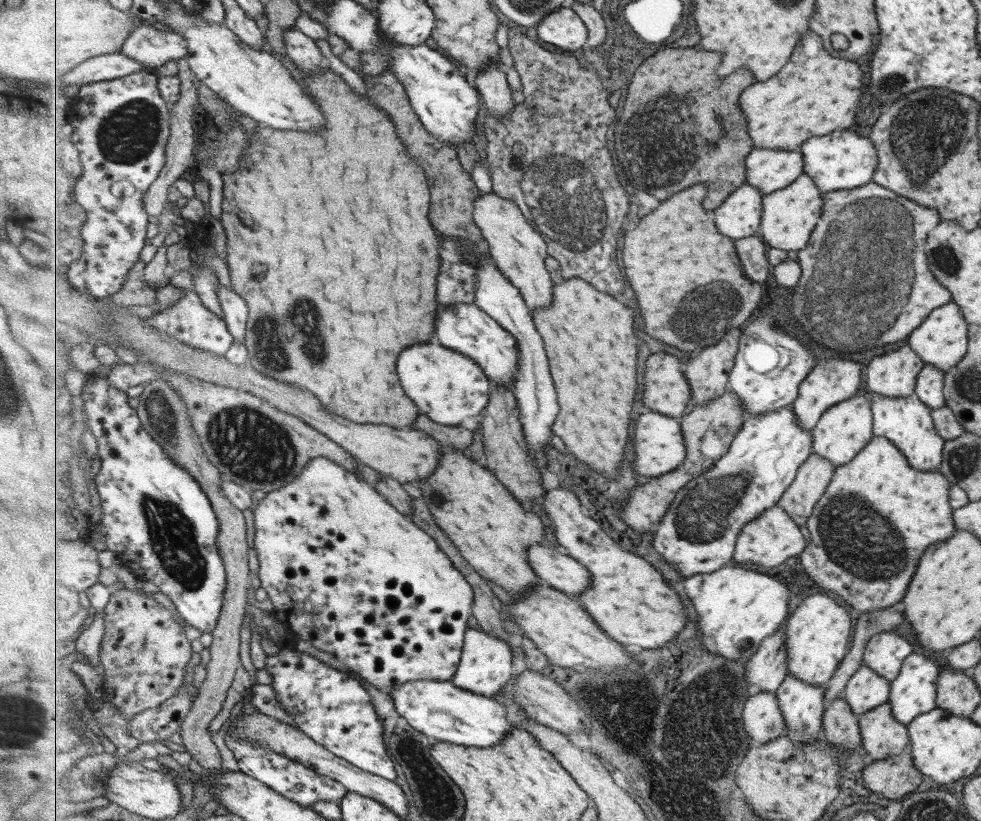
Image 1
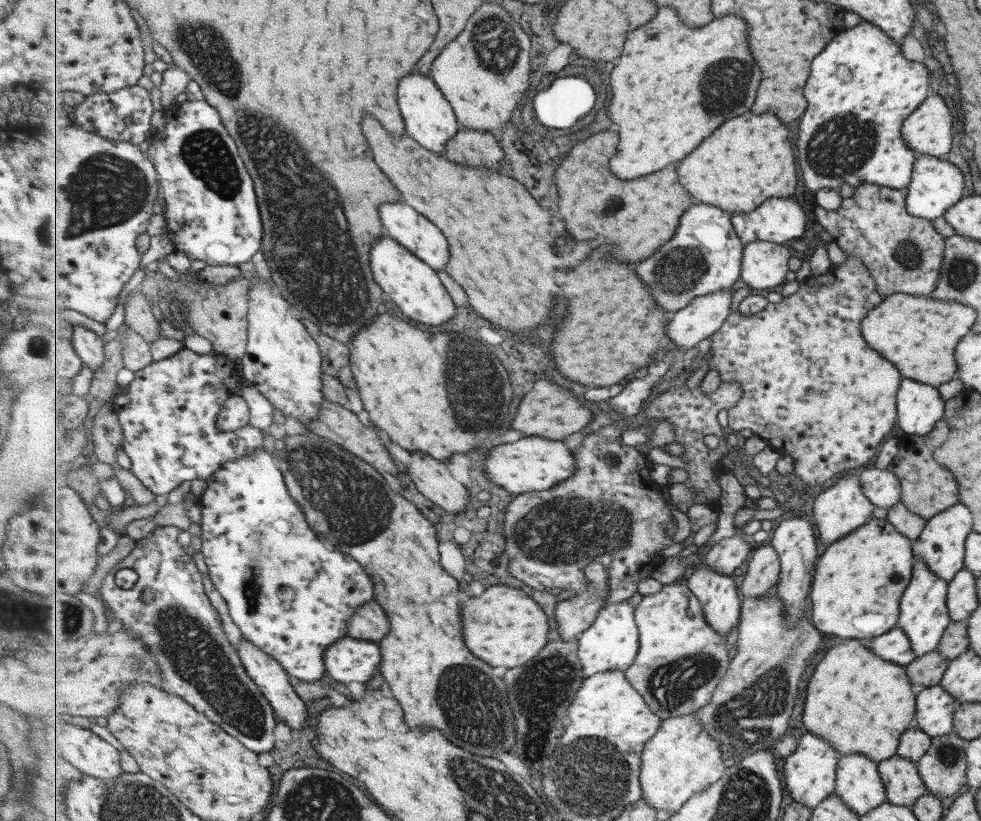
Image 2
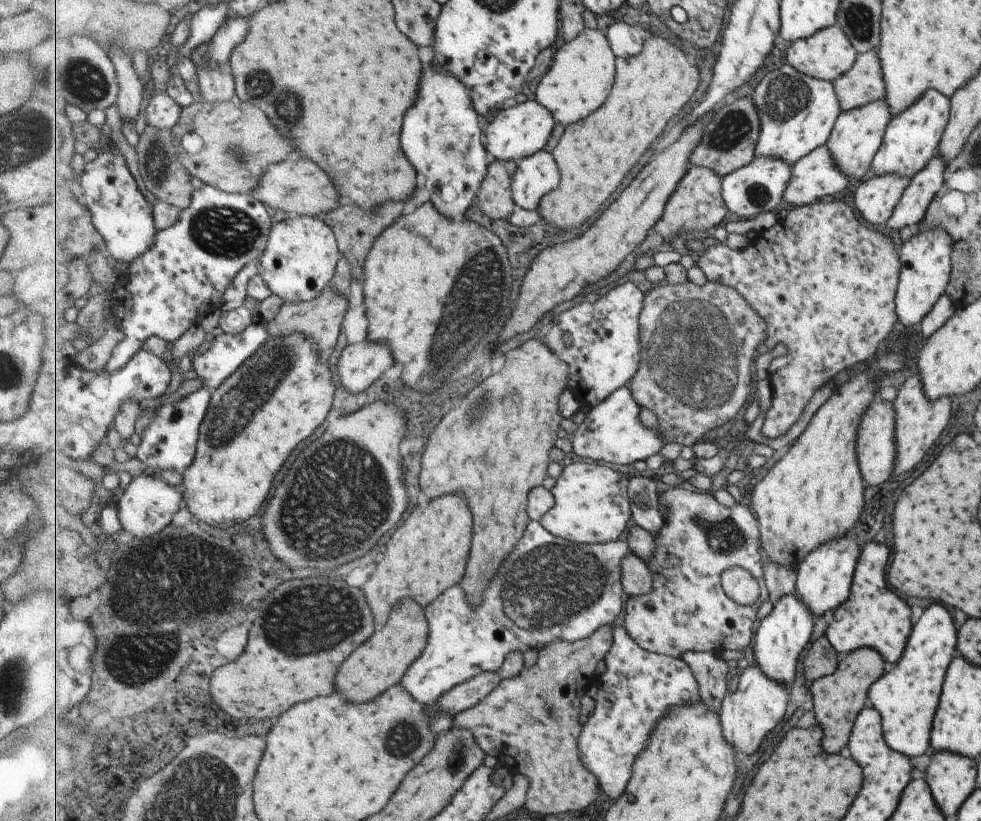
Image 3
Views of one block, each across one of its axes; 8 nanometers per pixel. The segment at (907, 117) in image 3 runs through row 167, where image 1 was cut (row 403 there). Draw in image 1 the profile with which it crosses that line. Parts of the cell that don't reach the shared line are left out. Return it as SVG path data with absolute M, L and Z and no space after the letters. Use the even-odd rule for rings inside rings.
M914 392L905 397L887 397L873 393L871 411L873 436L883 436L889 439L903 453L907 463L913 469L921 471L939 469L942 446L945 440L937 434L935 427L933 427L929 407L919 401Z

